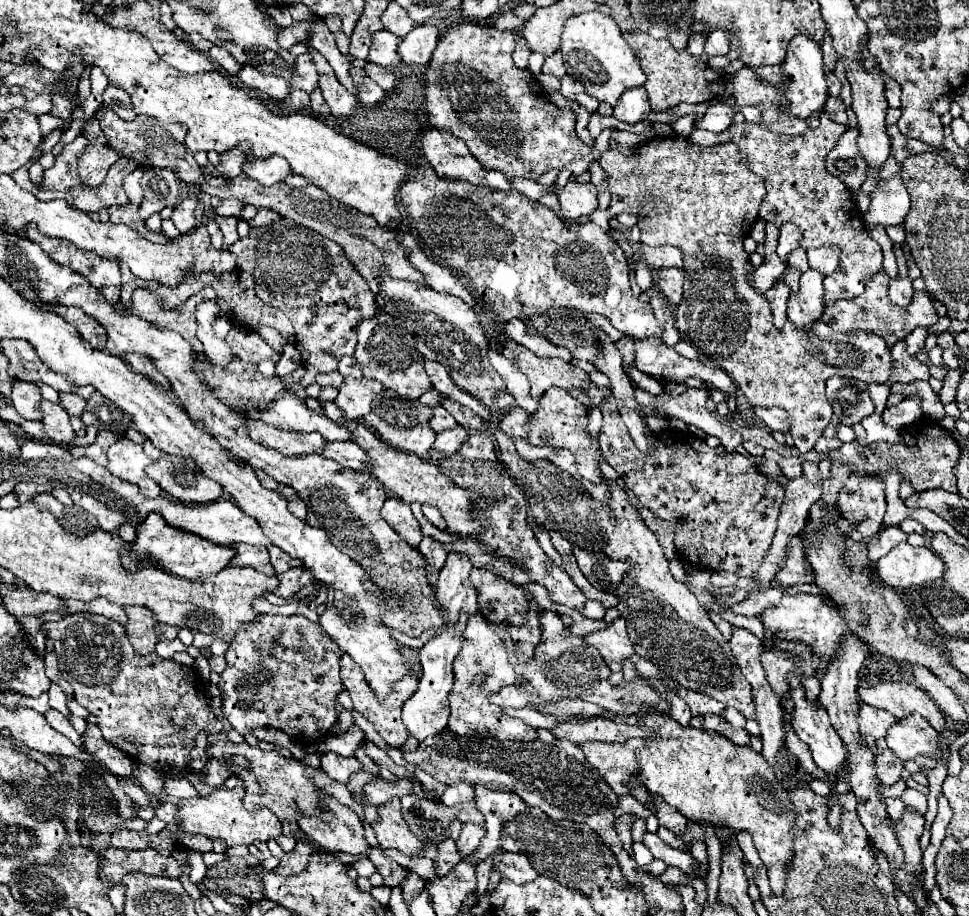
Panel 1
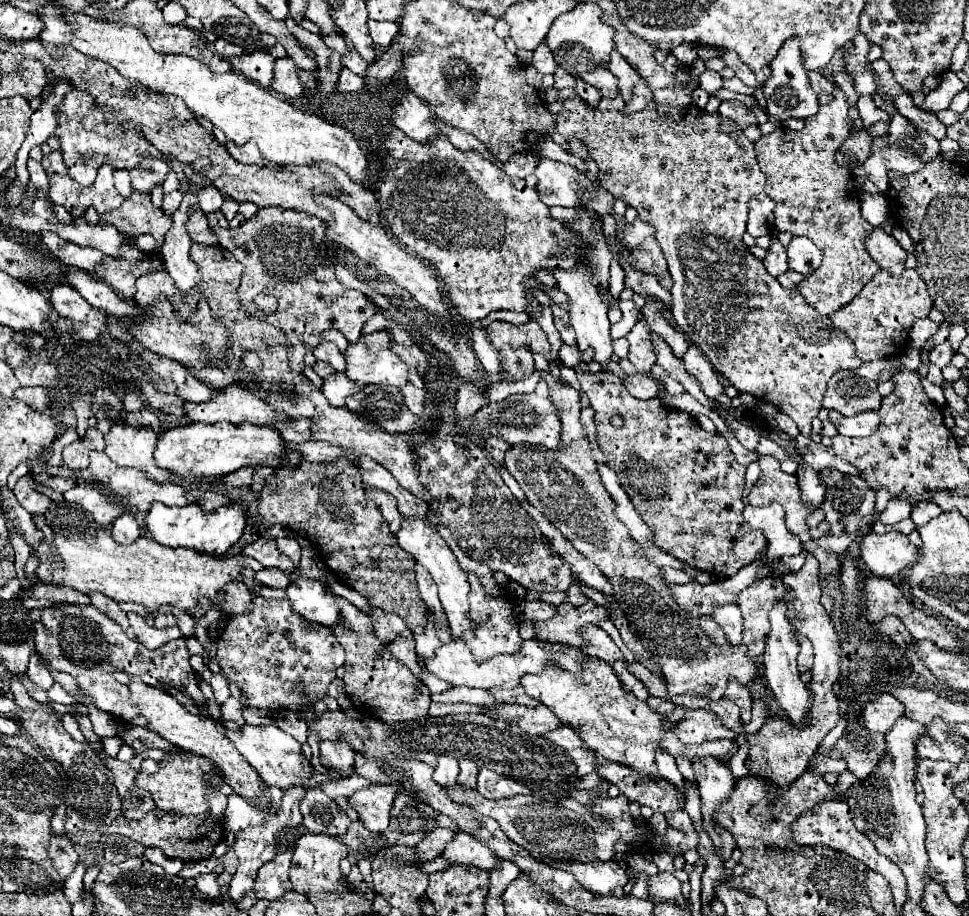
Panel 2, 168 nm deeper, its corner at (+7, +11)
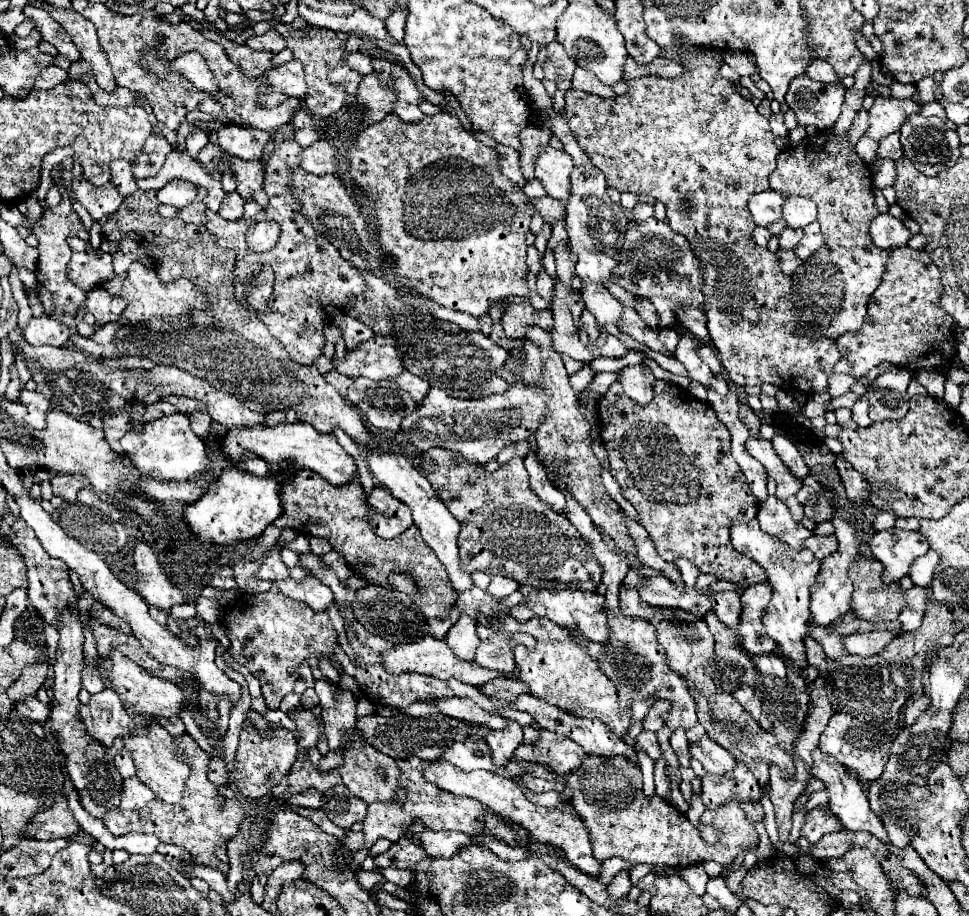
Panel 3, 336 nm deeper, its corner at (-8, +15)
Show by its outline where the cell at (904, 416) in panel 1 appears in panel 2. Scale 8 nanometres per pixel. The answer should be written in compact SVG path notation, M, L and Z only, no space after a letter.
M871 410L871 412L861 412L859 416L851 416L851 418L841 418L839 420L839 434L843 436L871 436L879 426L879 412Z

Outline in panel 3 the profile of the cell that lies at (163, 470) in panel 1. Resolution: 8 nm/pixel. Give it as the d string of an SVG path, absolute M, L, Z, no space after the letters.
M296 422L296 424L286 424L286 426L254 426L254 428L242 428L242 430L228 430L228 434L220 440L222 452L232 460L232 462L240 462L240 458L244 456L244 452L254 452L260 458L264 458L268 464L272 466L280 466L282 462L292 464L294 468L308 468L318 472L320 476L324 476L324 480L328 480L334 486L344 486L344 484L356 484L358 482L358 468L354 458L338 444L334 432L330 434L322 434L316 432L316 428L312 428L310 424L304 422Z

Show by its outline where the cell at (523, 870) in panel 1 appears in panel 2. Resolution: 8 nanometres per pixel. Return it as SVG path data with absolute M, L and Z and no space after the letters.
M457 832L457 836L453 838L453 844L449 844L449 848L445 848L443 856L451 862L473 864L473 866L485 868L485 870L493 870L499 866L499 862L503 862L487 844L479 842L475 836L467 834L467 832Z

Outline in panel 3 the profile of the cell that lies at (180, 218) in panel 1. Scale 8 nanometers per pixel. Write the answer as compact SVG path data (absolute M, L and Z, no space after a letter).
M170 180L164 188L160 188L156 192L156 198L160 200L160 204L184 208L184 204L188 204L188 200L196 198L196 186L188 184L184 180Z

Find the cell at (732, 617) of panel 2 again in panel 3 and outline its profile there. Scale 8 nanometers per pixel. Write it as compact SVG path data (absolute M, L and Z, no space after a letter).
M734 590L728 592L714 592L710 596L712 610L716 612L718 620L730 628L740 624L740 594Z

